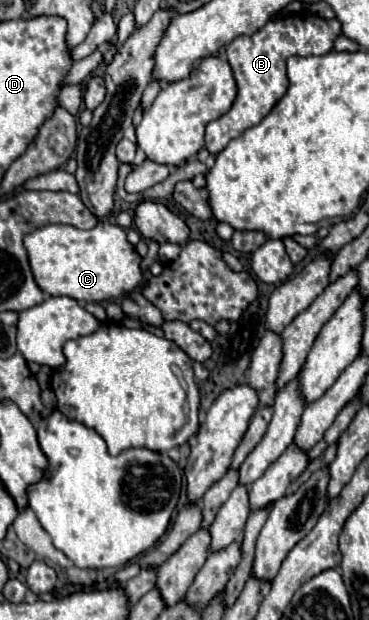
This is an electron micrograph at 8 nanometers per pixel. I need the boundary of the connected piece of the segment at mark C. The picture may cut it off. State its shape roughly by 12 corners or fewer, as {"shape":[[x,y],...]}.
{"shape":[[49,224],[23,242],[37,286],[85,302],[143,282],[125,230]]}

